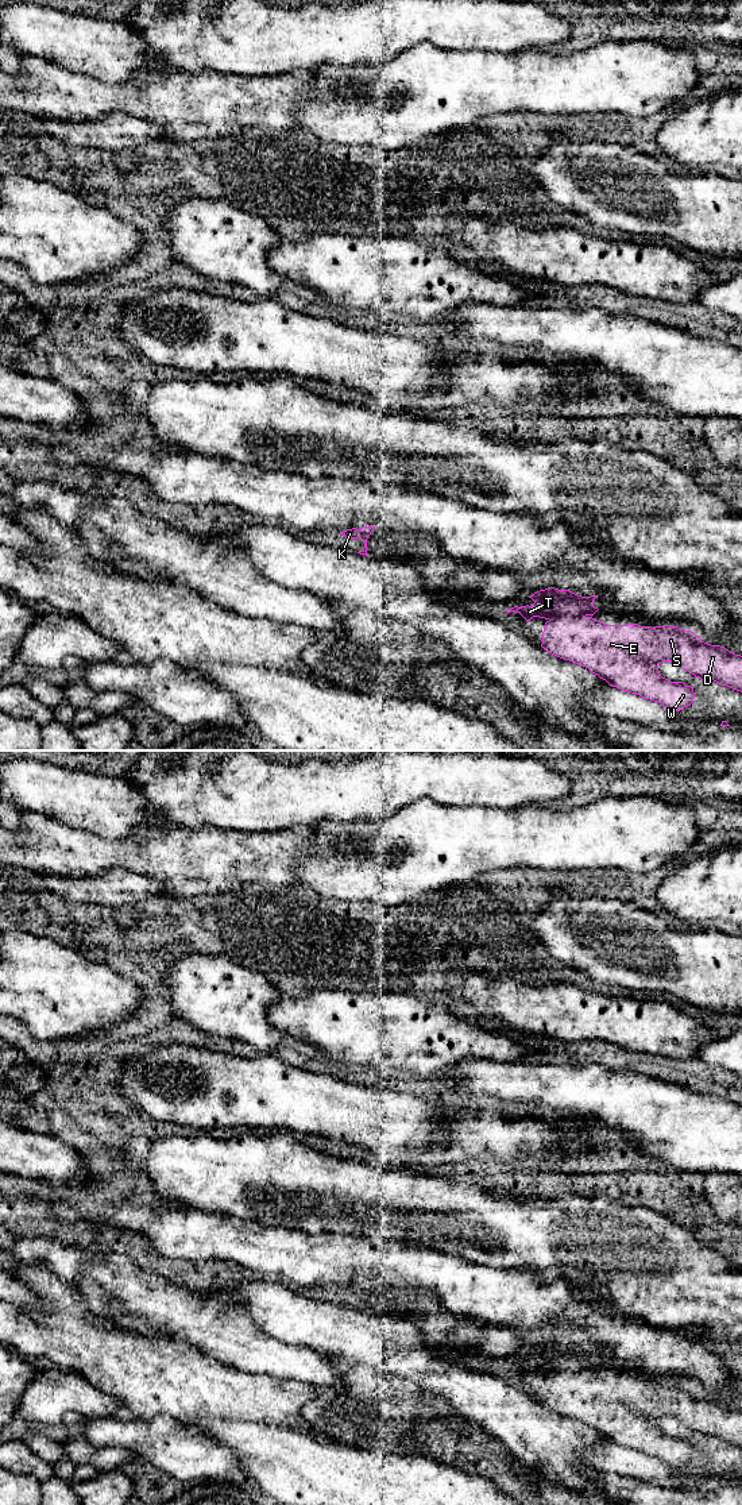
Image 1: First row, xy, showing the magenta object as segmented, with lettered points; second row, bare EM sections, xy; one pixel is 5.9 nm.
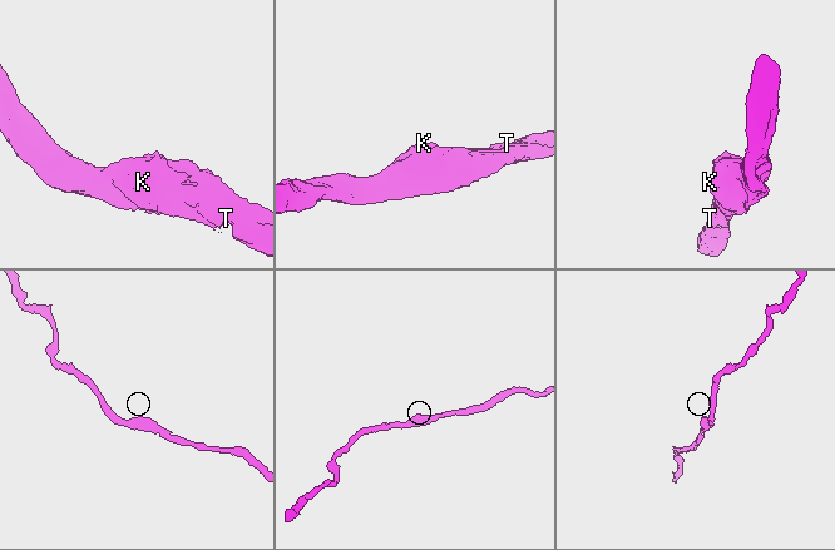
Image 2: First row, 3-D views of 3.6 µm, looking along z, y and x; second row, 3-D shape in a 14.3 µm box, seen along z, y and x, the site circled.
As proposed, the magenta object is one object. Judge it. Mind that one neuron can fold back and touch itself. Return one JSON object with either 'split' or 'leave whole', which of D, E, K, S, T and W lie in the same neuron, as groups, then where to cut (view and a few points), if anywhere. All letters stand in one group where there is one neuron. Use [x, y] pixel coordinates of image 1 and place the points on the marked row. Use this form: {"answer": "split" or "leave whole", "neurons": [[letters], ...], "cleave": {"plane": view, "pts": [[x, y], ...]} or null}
{"answer": "leave whole", "neurons": [["D", "E", "K", "S", "T", "W"]], "cleave": null}

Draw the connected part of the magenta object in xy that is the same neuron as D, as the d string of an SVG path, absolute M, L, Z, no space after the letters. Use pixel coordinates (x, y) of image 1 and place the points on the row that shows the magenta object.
M548 587L530 595L532 606L514 606L505 611L519 613L526 621L533 617L545 618L541 647L564 660L588 668L610 686L637 694L661 703L672 711L680 711L695 699L693 687L683 682L670 682L661 676L658 665L673 661L702 680L714 680L742 692L742 656L720 645L704 642L691 630L679 626L641 626L638 624L607 625L592 615L599 610L594 606L595 594L581 597L569 590Z

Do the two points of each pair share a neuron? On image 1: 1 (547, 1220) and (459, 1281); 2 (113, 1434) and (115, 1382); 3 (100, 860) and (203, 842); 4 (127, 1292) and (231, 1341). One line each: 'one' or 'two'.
1: two
2: two
3: one
4: one

